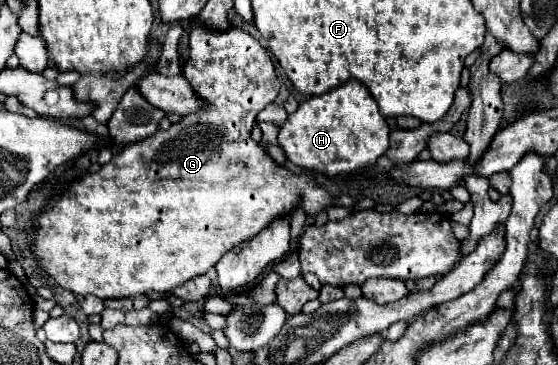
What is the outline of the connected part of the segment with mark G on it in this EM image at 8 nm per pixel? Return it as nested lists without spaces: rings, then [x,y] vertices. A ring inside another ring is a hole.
[[[195,16],[191,20],[191,32],[189,32],[189,48],[191,48],[191,56],[189,56],[189,62],[185,64],[185,78],[189,80],[189,84],[193,86],[193,90],[205,100],[209,102],[209,108],[205,110],[199,110],[197,114],[187,114],[183,116],[181,122],[177,124],[171,124],[169,130],[157,130],[157,134],[145,138],[145,140],[139,140],[139,142],[133,142],[133,144],[127,144],[125,148],[121,148],[111,162],[107,162],[105,166],[101,166],[97,172],[85,172],[81,178],[77,178],[77,182],[73,182],[73,186],[69,186],[69,190],[65,194],[61,194],[61,198],[57,198],[57,202],[53,202],[53,206],[43,206],[33,224],[29,226],[27,230],[27,236],[29,236],[29,244],[31,244],[31,252],[35,256],[35,262],[37,266],[49,274],[61,288],[73,292],[73,294],[95,294],[99,298],[125,298],[125,296],[133,296],[133,294],[145,294],[145,292],[169,292],[173,290],[175,286],[181,286],[183,282],[195,278],[195,276],[201,276],[205,274],[209,268],[213,268],[217,264],[217,260],[227,252],[231,250],[233,246],[237,246],[239,242],[245,242],[253,236],[257,236],[263,228],[267,228],[275,218],[279,216],[285,216],[289,214],[297,204],[299,204],[299,194],[301,194],[301,204],[305,208],[305,212],[309,216],[315,216],[319,210],[323,210],[327,204],[331,204],[331,196],[329,192],[325,190],[323,184],[317,182],[315,174],[307,172],[307,170],[301,170],[299,174],[297,172],[291,172],[289,168],[283,168],[283,166],[277,166],[265,152],[263,146],[259,146],[257,142],[253,142],[251,138],[251,126],[255,126],[255,116],[265,108],[269,106],[275,96],[279,94],[279,80],[277,80],[277,74],[275,74],[275,68],[273,68],[273,62],[267,54],[267,50],[259,44],[259,40],[255,40],[251,34],[247,34],[245,30],[237,28],[237,26],[229,26],[225,32],[219,32],[219,30],[213,30],[209,28],[207,24],[203,24],[199,20],[199,16]]]

